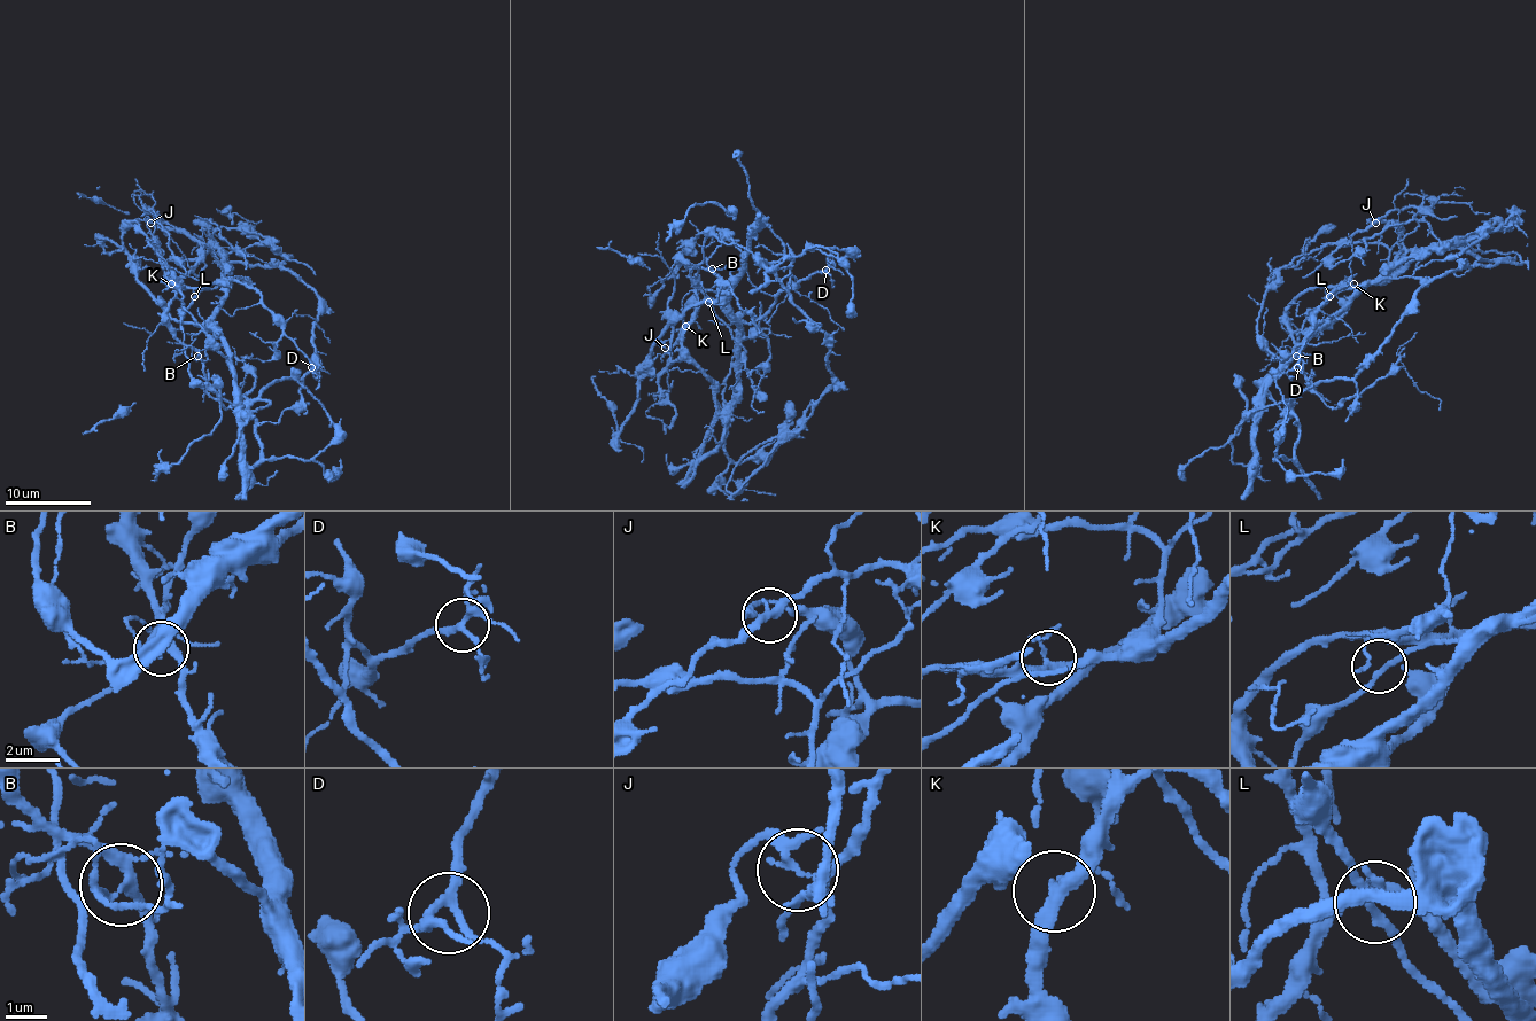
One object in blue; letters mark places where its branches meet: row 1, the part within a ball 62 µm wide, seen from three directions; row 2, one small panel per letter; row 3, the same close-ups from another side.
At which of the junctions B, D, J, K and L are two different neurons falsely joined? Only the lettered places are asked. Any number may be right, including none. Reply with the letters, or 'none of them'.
B, J

